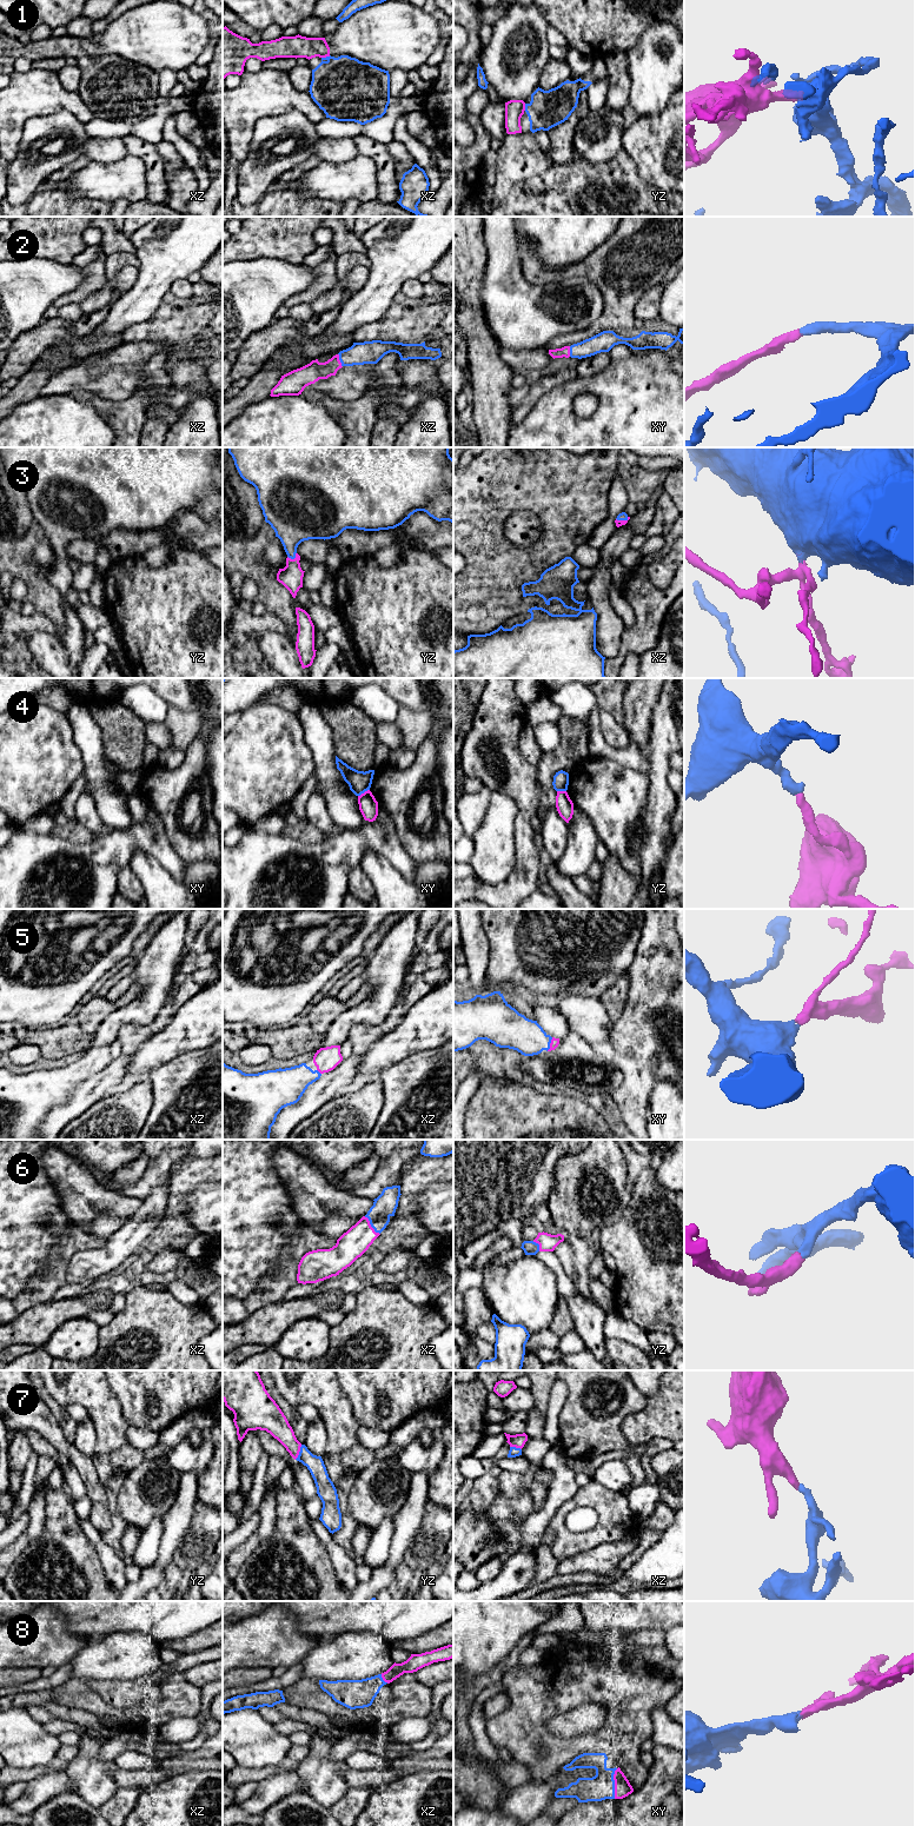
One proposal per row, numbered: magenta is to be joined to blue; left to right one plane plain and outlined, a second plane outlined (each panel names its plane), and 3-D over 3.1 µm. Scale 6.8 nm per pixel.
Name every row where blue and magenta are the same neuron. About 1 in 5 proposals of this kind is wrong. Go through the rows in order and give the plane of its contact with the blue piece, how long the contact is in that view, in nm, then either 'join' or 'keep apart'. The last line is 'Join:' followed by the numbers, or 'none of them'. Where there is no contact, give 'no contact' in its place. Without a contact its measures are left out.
1: meets blue in xz; contact 70 nm long; join
2: meets blue in xz; contact 100 nm long; join
3: meets blue in yz; contact 70 nm long; join
4: meets blue in xy; contact 90 nm long; keep apart
5: meets blue in xy; contact 100 nm long; join
6: meets blue in xz; contact 170 nm long; join
7: meets blue in yz; contact 120 nm long; join
8: meets blue in xy; contact 200 nm long; join
Join: 1, 2, 3, 5, 6, 7, 8

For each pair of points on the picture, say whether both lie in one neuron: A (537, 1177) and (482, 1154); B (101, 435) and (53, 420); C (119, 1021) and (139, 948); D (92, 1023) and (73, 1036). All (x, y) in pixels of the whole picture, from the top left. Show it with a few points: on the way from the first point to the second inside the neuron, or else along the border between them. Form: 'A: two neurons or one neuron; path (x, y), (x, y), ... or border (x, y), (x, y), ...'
A: one neuron; path (523, 1177), (508, 1170), (496, 1160)
B: one neuron; path (90, 435), (67, 435), (65, 432)
C: two neurons; border (146, 947), (133, 971)
D: two neurons; border (74, 1017), (86, 1033), (93, 1035)

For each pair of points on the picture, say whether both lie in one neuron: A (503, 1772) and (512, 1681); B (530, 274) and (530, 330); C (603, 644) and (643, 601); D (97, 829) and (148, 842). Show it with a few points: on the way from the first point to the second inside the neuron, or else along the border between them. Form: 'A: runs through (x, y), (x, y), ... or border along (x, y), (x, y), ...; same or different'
A: border along (514, 1760), (528, 1768), (530, 1778); different
B: border along (519, 258), (522, 274), (530, 283), (551, 283); different
C: border along (625, 629), (620, 651), (615, 655); different
D: border along (101, 834), (94, 838); different

